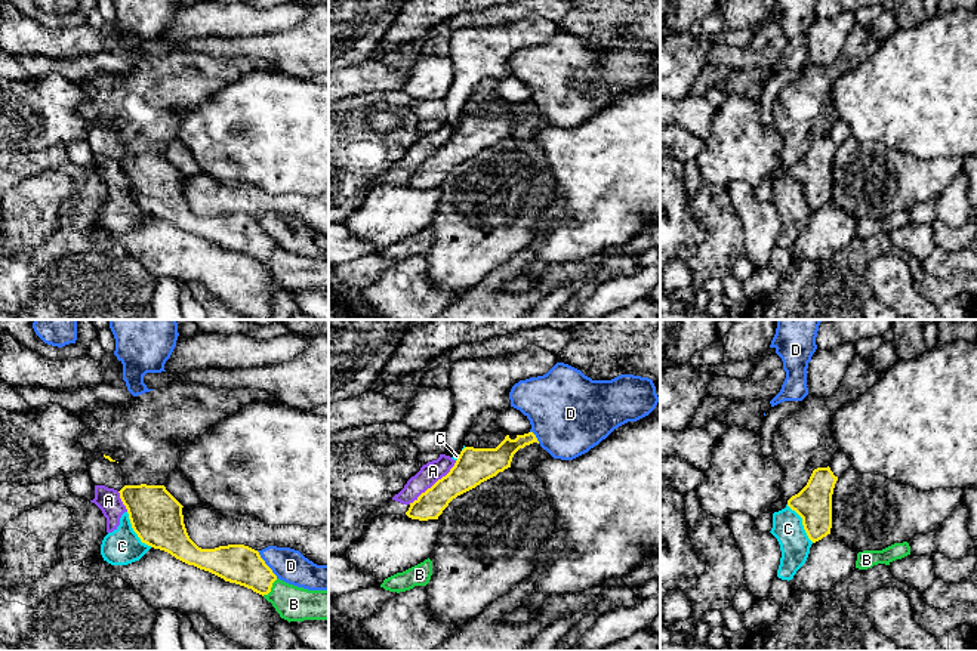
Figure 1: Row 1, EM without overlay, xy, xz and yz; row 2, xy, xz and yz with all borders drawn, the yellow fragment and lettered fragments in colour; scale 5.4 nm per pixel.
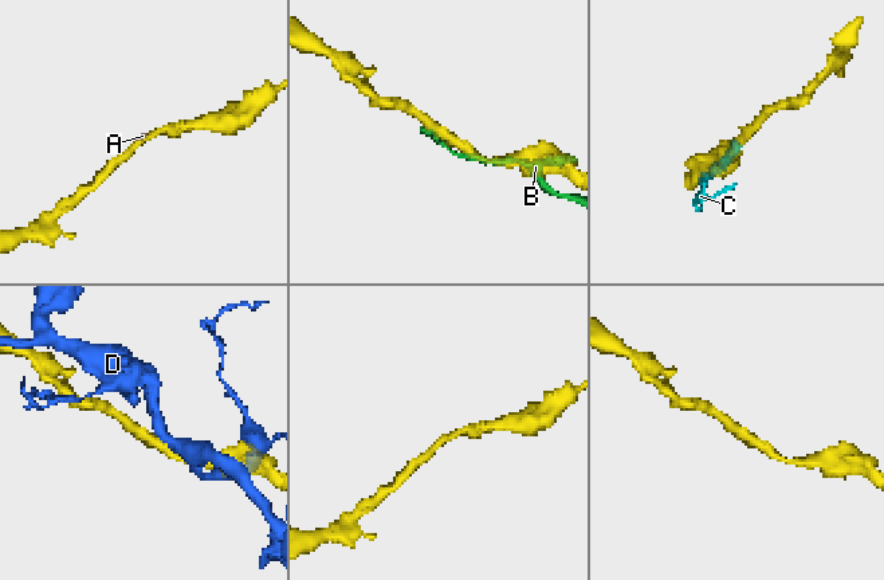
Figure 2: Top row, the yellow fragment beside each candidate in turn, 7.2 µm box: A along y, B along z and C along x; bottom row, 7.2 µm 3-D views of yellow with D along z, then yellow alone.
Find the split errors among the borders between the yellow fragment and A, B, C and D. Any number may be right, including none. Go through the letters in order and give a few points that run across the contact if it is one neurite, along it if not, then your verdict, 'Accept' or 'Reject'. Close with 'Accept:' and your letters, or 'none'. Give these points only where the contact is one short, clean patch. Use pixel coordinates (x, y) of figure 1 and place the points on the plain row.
A: Reject
B: Reject
C: Reject
D: Reject
Accept: none

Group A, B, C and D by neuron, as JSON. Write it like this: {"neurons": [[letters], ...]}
{"neurons": [["A", "C"], ["B"], ["D"]]}

